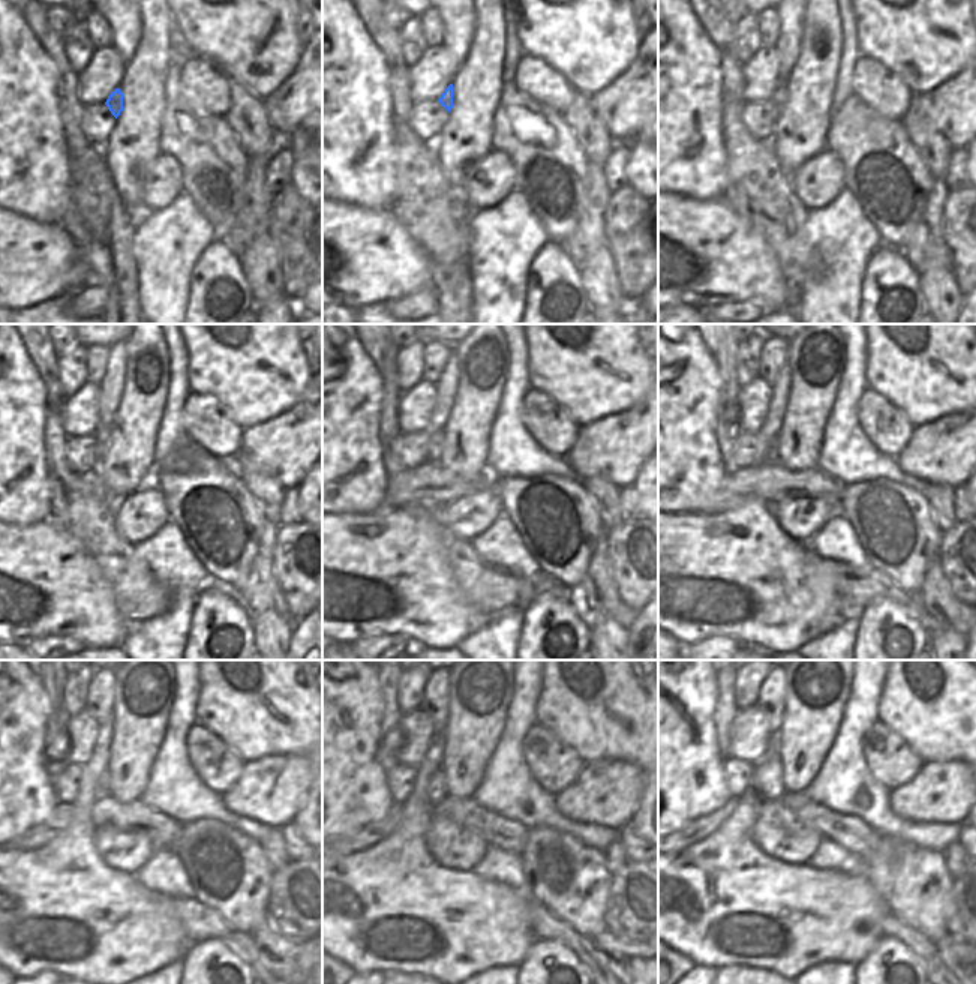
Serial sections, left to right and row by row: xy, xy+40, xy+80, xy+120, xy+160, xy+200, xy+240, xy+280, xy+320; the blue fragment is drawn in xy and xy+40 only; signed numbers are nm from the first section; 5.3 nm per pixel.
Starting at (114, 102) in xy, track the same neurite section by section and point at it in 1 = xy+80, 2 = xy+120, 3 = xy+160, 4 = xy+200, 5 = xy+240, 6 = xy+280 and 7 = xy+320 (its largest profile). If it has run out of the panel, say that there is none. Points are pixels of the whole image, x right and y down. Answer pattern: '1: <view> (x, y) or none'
1: xy+80 (781, 95)
2: xy+120 (102, 435)
3: xy+160 (435, 440)
4: xy+200 (771, 450)
5: xy+240 (102, 783)
6: xy+280 (437, 788)
7: xy+320 (768, 773)

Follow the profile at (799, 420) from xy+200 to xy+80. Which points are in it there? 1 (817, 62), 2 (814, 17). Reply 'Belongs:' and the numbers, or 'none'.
Belongs: 1, 2

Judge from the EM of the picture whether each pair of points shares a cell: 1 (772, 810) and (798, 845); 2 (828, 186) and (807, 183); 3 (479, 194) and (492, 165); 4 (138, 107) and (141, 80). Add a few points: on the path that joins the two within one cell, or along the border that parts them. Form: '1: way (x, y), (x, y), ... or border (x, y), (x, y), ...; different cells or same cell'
1: way (774, 819), (789, 836); same cell
2: way (823, 183), (811, 183); same cell
3: way (488, 189), (493, 185), (493, 174); same cell
4: way (141, 101), (141, 86); same cell

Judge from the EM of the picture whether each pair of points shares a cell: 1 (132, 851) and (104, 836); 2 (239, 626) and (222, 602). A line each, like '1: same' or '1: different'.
1: same
2: same

